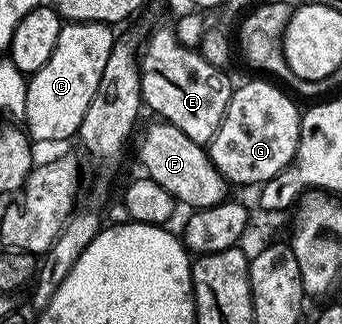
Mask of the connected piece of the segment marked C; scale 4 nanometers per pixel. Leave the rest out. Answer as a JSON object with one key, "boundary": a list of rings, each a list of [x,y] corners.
{"boundary":[[[74,20],[63,25],[48,64],[29,75],[24,130],[35,143],[62,142],[79,133],[84,114],[98,93],[101,73],[116,43],[116,36],[110,30],[113,29],[105,22]]]}

